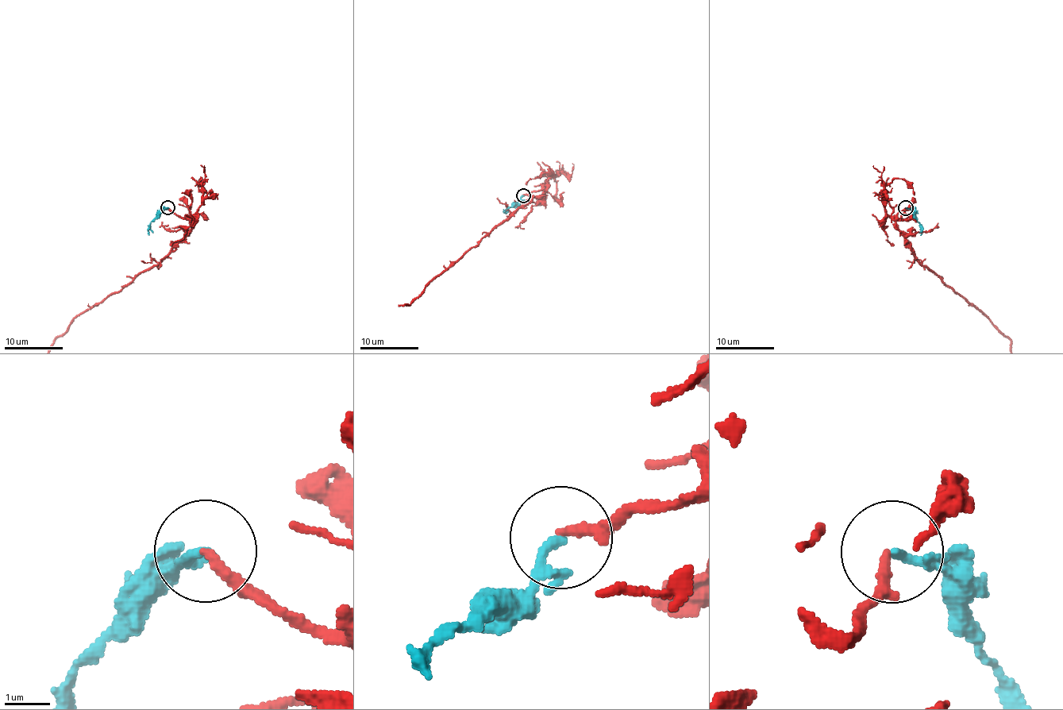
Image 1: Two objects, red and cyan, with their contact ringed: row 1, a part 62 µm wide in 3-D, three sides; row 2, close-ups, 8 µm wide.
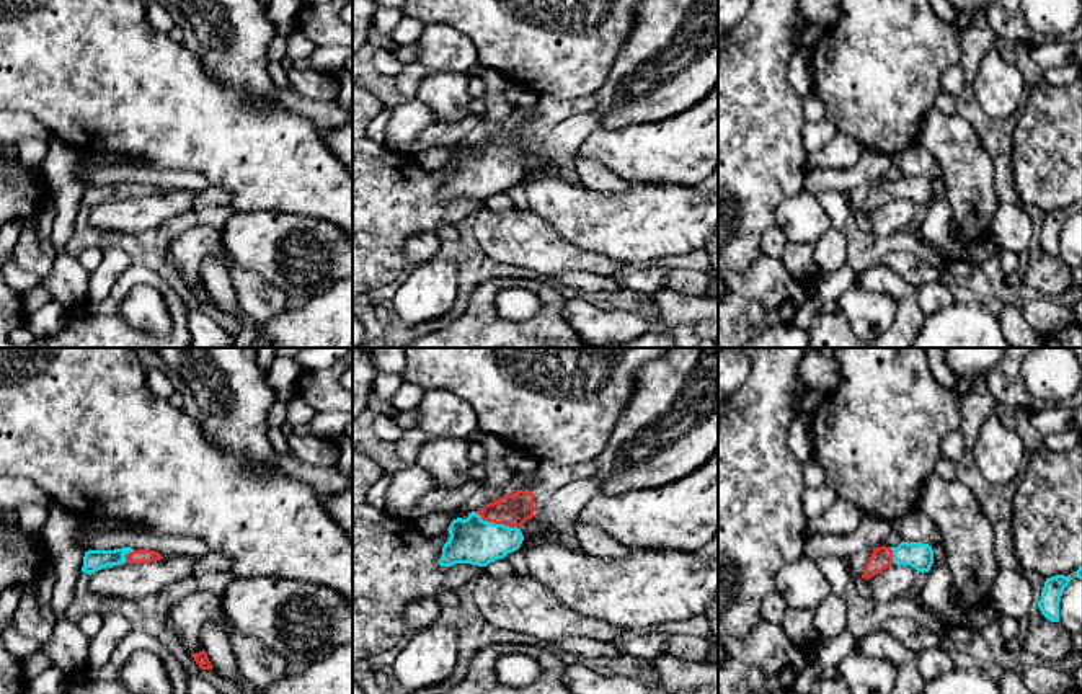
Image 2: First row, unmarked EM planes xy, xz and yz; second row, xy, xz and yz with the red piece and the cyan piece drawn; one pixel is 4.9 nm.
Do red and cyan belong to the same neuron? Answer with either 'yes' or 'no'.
yes

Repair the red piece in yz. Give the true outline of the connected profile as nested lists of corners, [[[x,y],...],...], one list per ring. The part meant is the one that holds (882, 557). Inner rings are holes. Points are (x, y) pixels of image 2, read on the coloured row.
[[[901,542],[898,547],[878,547],[868,558],[862,578],[868,580],[891,563],[911,565],[917,572],[929,572],[933,563],[933,550],[924,542]]]

